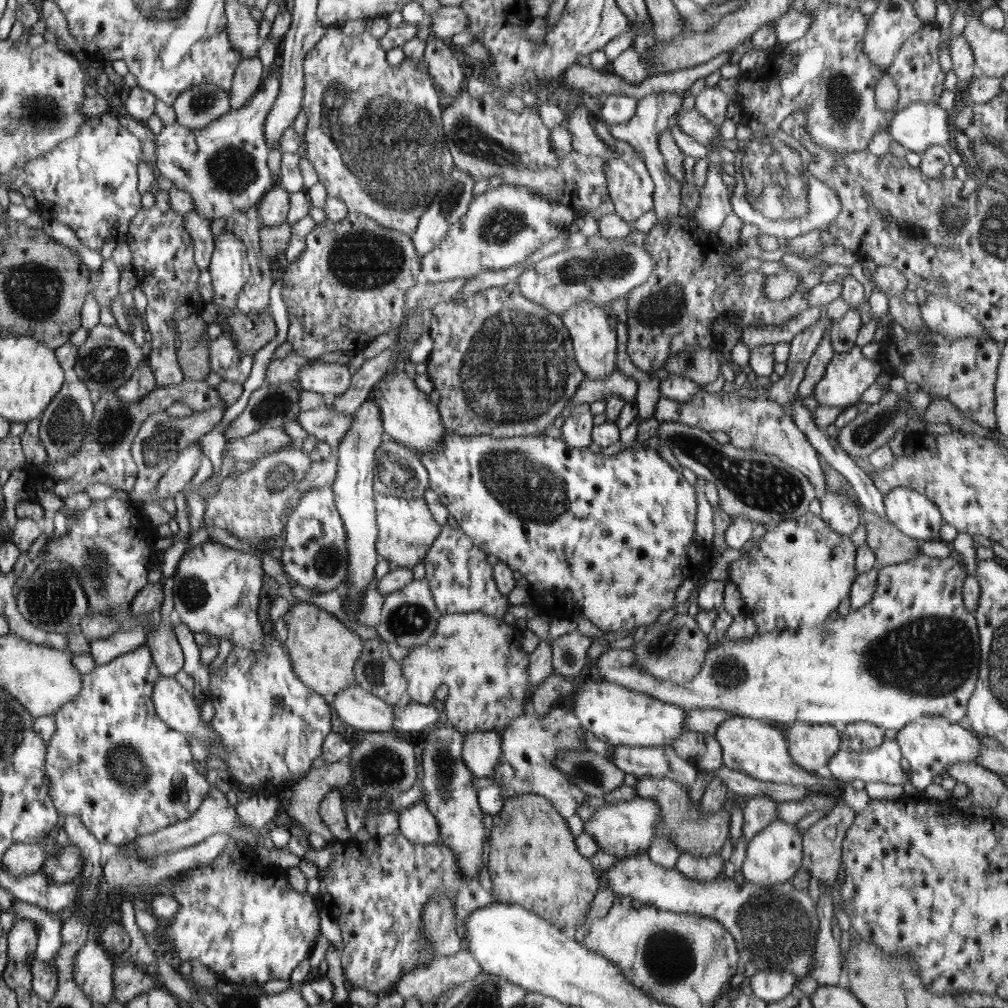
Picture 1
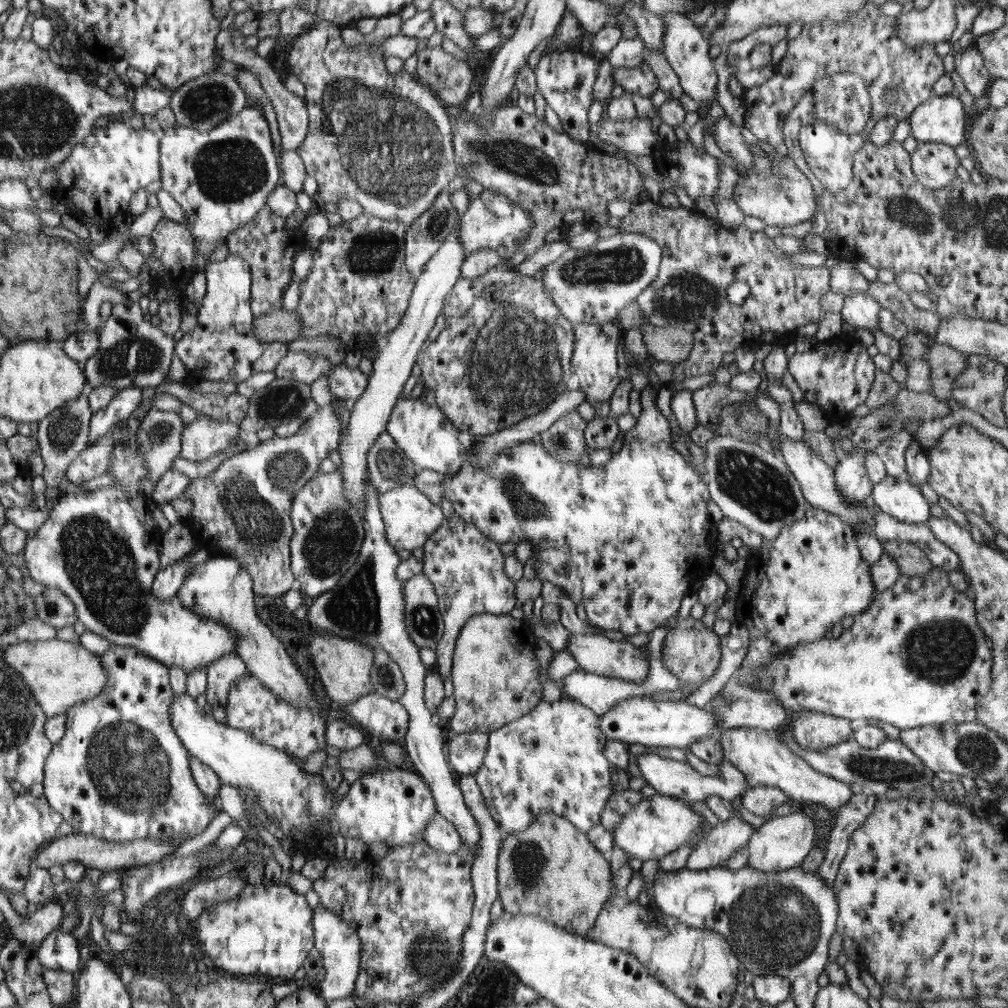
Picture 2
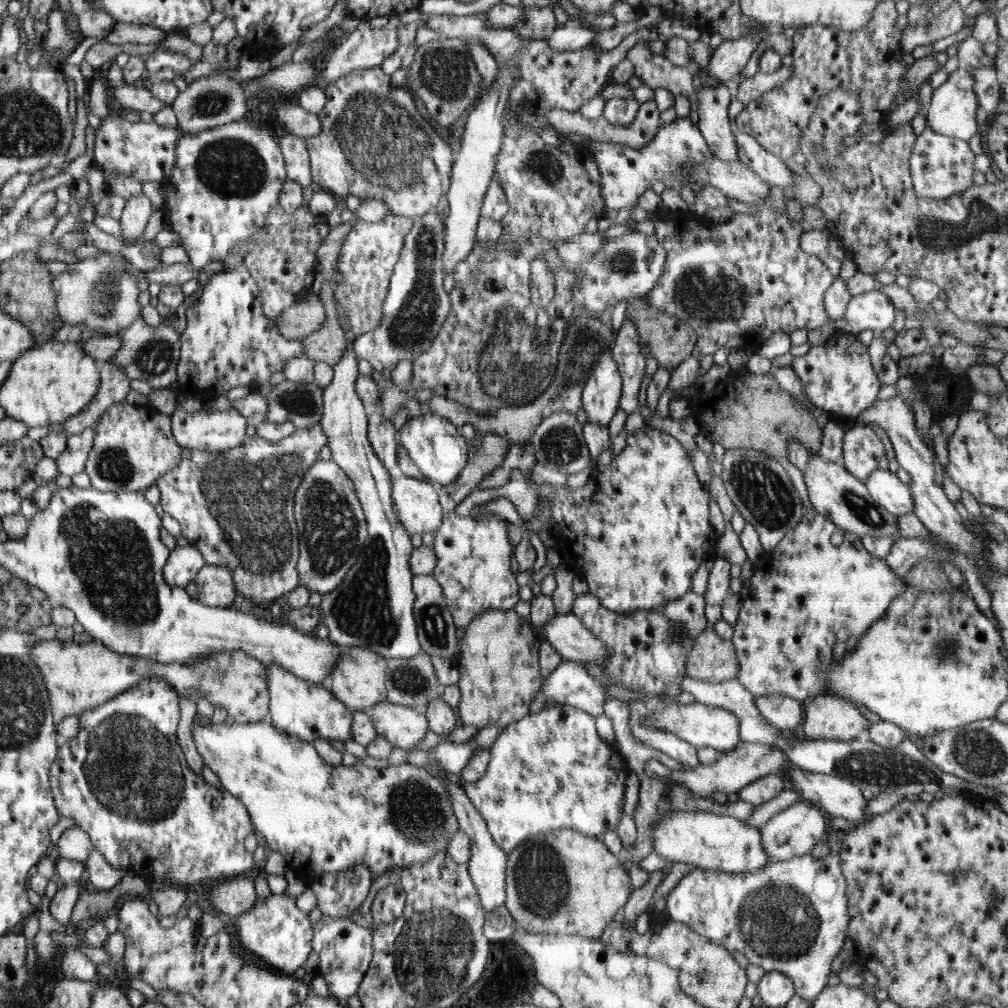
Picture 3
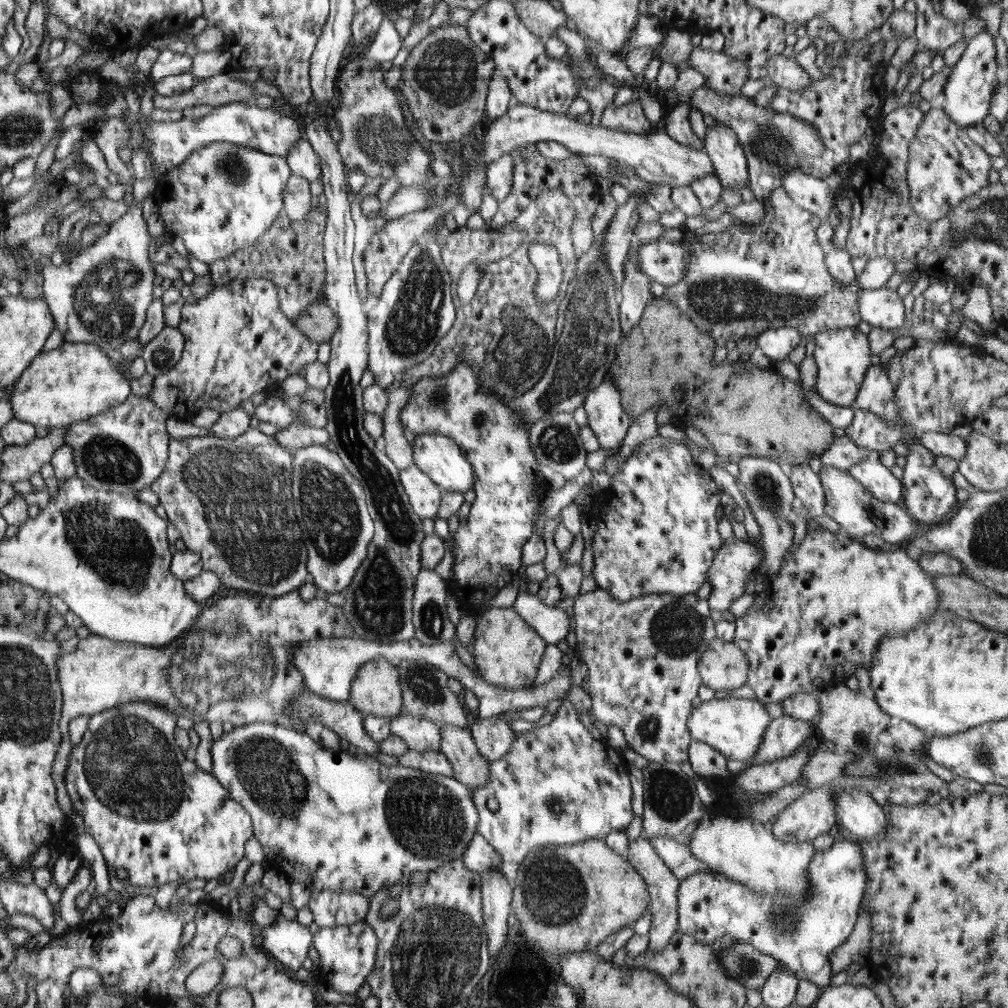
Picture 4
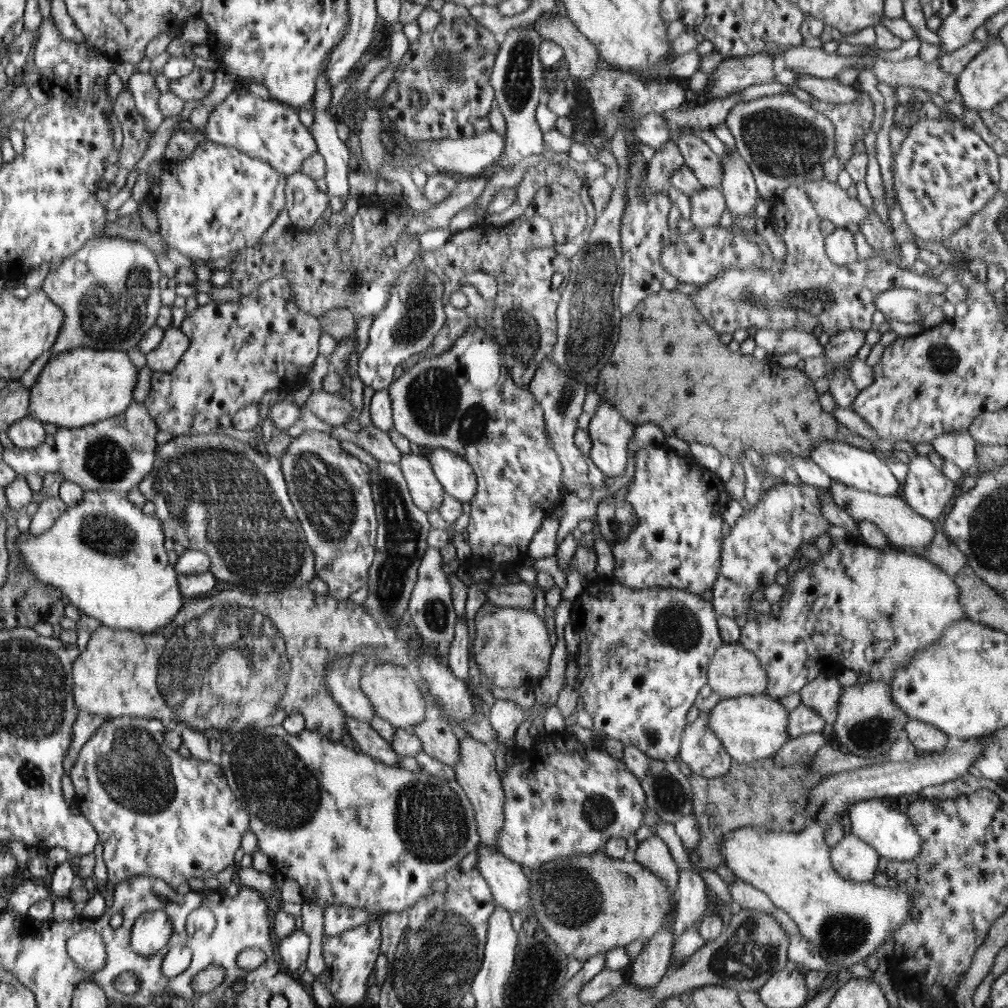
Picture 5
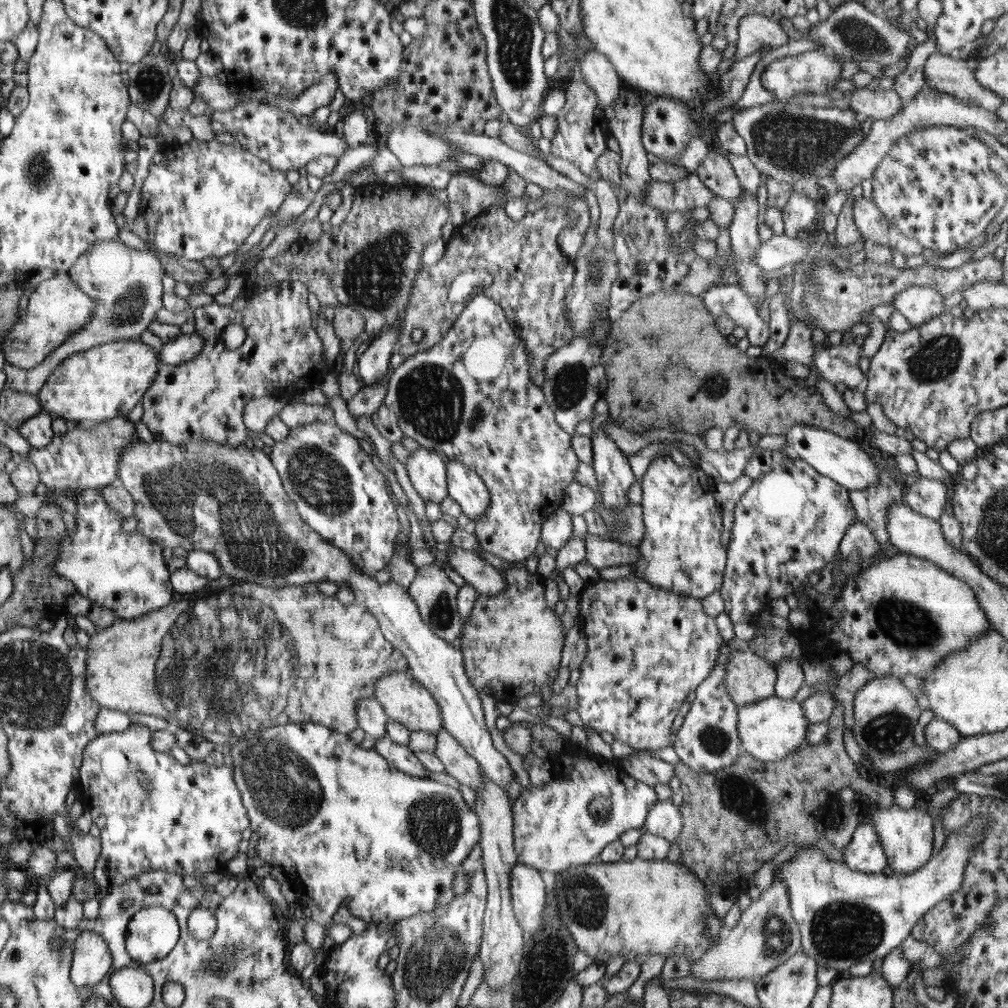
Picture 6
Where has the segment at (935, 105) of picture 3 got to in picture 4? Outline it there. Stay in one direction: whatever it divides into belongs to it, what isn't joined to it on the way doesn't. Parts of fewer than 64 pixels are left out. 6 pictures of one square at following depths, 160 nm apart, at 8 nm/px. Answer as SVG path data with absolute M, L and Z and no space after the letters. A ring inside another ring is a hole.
M987 31L981 32L968 41L966 50L953 65L952 72L943 88L946 96L944 111L952 122L967 128L982 122L989 113L993 92L998 86L998 63L996 63L996 44L994 38Z

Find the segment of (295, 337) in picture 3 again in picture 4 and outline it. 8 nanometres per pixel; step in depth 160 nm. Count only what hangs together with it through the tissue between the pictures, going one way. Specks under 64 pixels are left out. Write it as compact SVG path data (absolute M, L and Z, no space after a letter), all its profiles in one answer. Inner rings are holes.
M311 304L303 314L294 318L296 328L314 342L329 342L338 330L338 315L326 304Z

